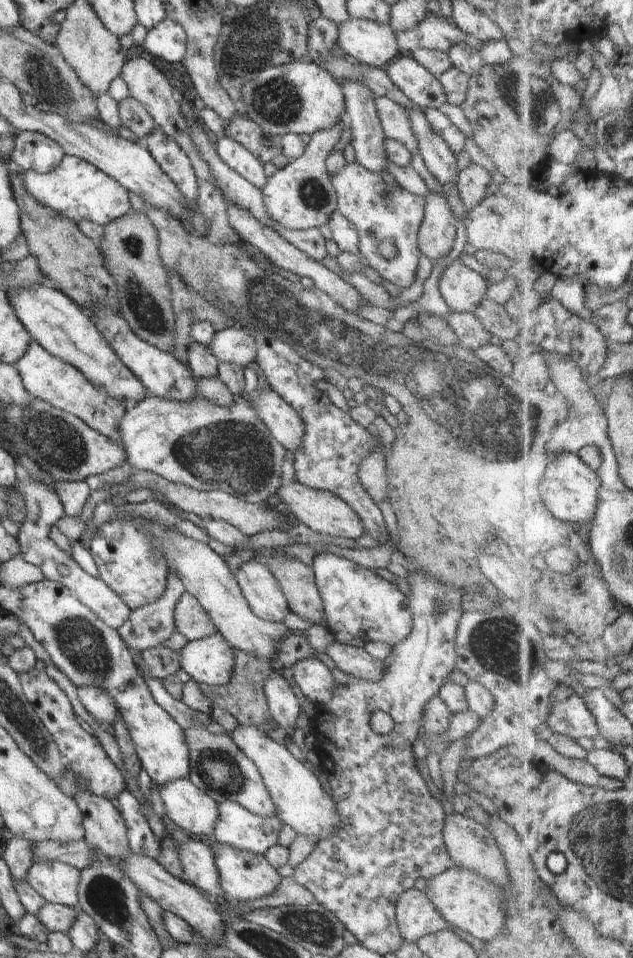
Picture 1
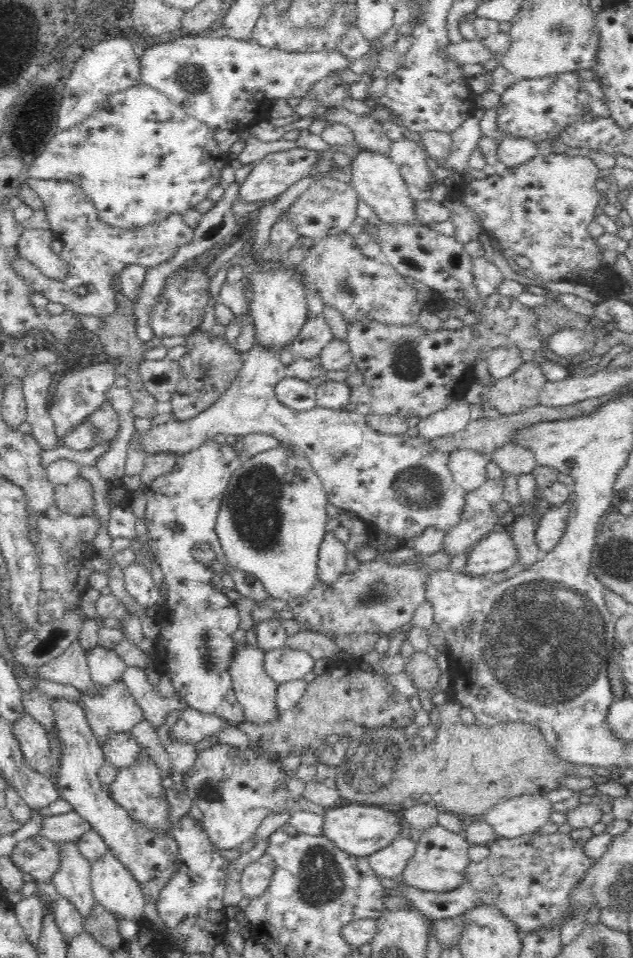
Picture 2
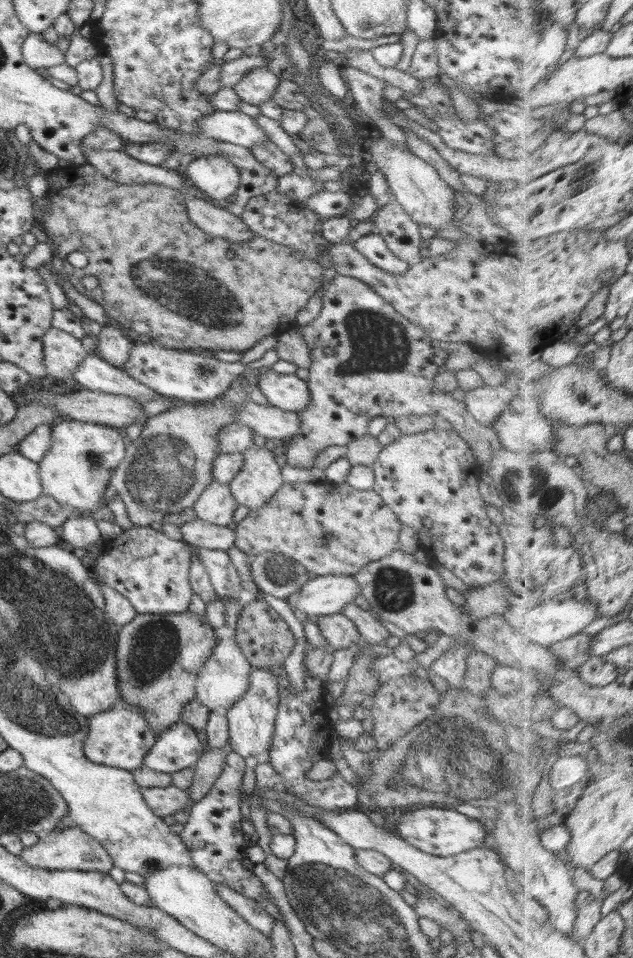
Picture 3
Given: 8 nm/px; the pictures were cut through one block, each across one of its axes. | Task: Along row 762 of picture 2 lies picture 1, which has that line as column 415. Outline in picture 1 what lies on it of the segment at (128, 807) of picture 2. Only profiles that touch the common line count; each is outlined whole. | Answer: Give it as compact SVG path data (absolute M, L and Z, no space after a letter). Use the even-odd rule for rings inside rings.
M376 97L375 107L385 136L403 144L412 155L419 154L418 141L405 110L388 97Z

